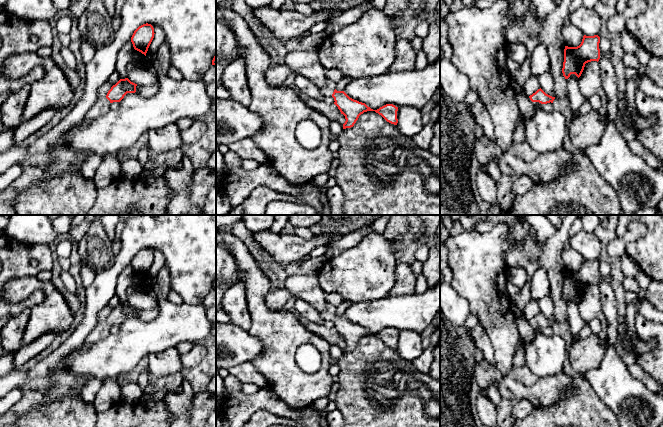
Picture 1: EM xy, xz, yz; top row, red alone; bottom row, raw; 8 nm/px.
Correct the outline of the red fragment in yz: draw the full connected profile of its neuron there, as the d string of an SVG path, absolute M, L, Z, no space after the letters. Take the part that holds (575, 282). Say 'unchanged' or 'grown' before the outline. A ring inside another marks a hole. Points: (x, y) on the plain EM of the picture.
unchanged; M584 259L579 270L565 270L564 286L562 292L562 297L565 303L568 303L571 298L575 298L579 302L584 294L586 287L591 285L599 285L599 267L600 261L598 259Z

